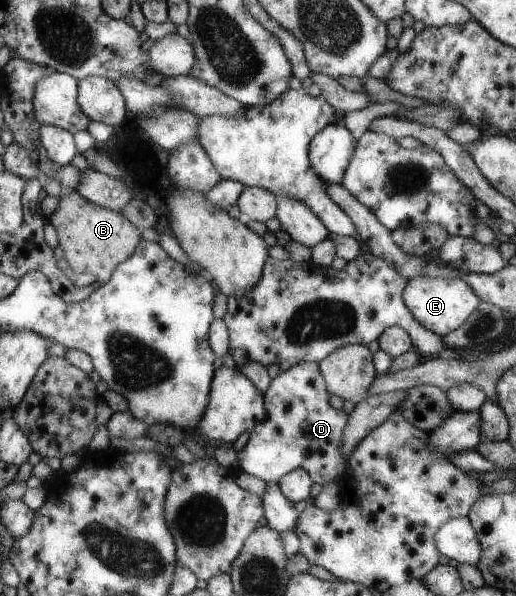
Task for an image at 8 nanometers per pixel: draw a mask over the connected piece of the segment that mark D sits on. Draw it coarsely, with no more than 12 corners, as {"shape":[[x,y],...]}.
{"shape":[[319,365],[281,372],[238,471],[337,481],[348,415]]}

